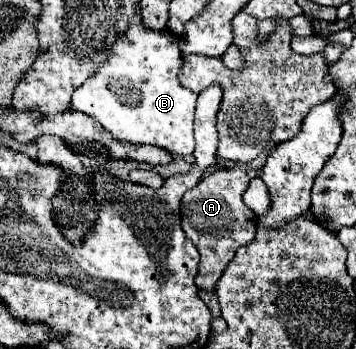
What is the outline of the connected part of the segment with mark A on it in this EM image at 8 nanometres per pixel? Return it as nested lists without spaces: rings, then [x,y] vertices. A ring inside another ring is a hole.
[[[241,168],[215,170],[203,176],[193,190],[187,190],[181,198],[181,228],[187,238],[197,246],[201,260],[195,276],[195,286],[205,292],[213,292],[223,270],[233,260],[237,248],[249,244],[255,238],[257,216],[243,204],[243,192],[249,186],[249,176]]]

